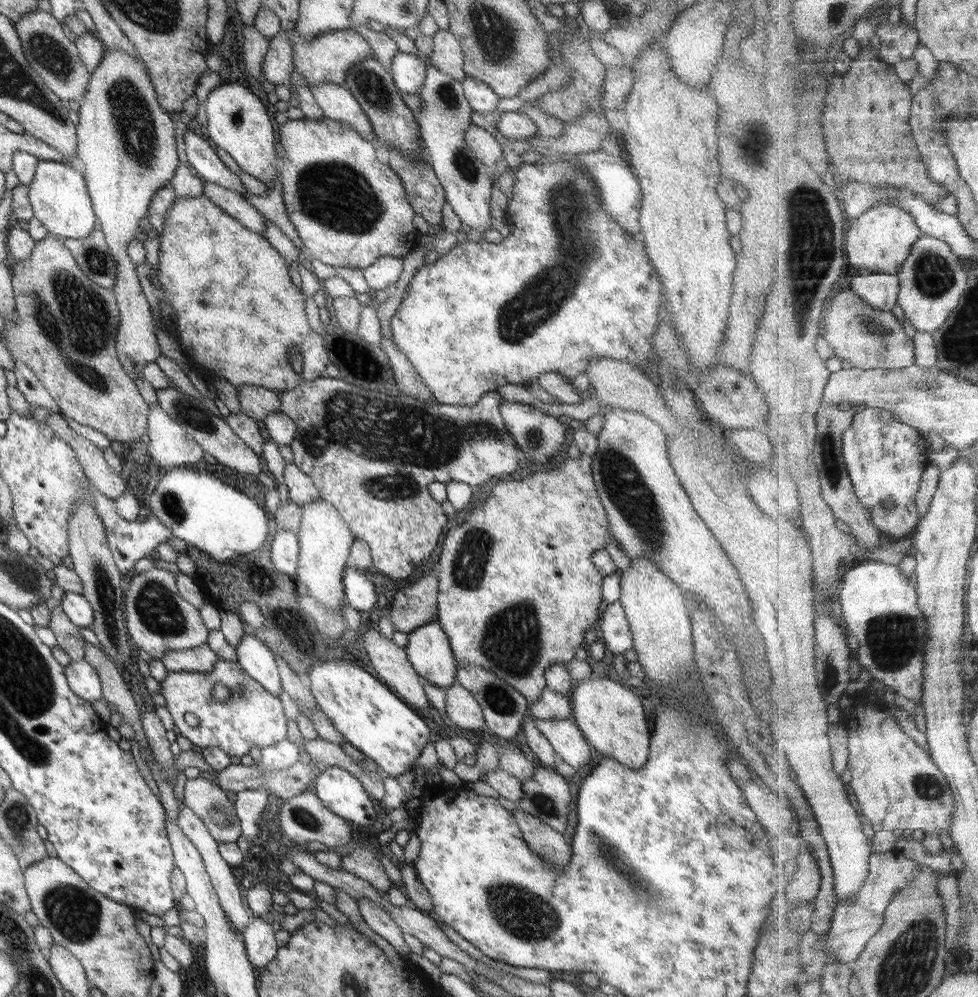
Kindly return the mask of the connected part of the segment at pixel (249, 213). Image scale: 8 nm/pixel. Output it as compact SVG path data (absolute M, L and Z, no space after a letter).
M207 181L202 182L202 194L247 230L262 233L265 218L241 194Z

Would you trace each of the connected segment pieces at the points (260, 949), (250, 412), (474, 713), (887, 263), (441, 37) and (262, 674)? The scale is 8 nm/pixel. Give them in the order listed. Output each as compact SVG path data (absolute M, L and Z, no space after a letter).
M253 916L242 934L244 953L255 972L263 972L272 965L276 950L279 948L273 939L271 924Z
M242 386L236 390L241 412L251 420L263 421L268 414L280 412L280 400L275 391L256 386Z
M458 682L444 689L444 712L455 726L463 731L479 730L486 724L475 699Z
M877 204L869 212L865 212L865 216L853 220L853 224L849 226L846 253L853 266L867 268L873 273L898 275L911 254L912 246L923 234L914 216L905 208L897 204Z
M437 30L432 38L432 46L430 68L447 74L456 82L463 82L466 75L462 68L462 53L457 40L448 31Z
M244 633L234 651L239 666L266 691L277 697L281 687L280 676L273 653L267 646L255 636Z

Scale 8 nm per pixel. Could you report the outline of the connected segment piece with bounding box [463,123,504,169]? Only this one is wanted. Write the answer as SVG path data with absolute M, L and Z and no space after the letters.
M472 123L464 132L463 140L477 160L480 160L488 169L503 157L504 146L499 145L489 132Z

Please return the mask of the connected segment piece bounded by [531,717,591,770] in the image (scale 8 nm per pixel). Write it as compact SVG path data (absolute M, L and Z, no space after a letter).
M531 717L539 732L549 741L557 757L561 757L571 768L581 768L589 762L589 744L577 725L569 719L535 719Z

